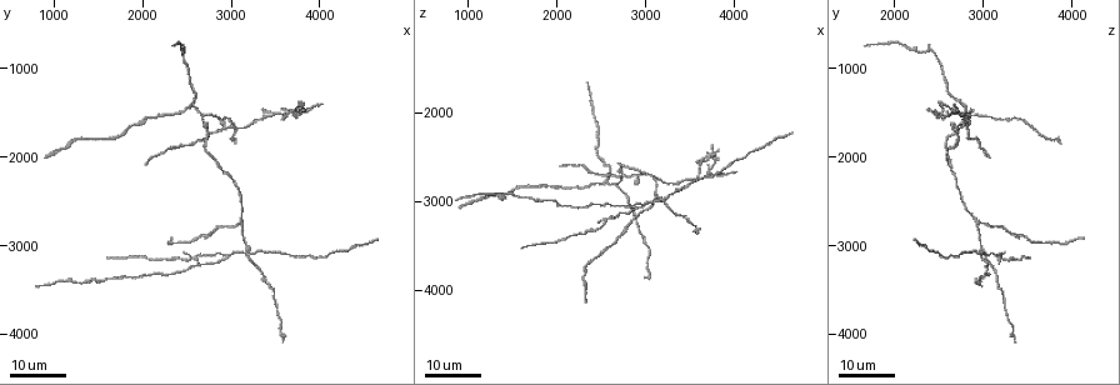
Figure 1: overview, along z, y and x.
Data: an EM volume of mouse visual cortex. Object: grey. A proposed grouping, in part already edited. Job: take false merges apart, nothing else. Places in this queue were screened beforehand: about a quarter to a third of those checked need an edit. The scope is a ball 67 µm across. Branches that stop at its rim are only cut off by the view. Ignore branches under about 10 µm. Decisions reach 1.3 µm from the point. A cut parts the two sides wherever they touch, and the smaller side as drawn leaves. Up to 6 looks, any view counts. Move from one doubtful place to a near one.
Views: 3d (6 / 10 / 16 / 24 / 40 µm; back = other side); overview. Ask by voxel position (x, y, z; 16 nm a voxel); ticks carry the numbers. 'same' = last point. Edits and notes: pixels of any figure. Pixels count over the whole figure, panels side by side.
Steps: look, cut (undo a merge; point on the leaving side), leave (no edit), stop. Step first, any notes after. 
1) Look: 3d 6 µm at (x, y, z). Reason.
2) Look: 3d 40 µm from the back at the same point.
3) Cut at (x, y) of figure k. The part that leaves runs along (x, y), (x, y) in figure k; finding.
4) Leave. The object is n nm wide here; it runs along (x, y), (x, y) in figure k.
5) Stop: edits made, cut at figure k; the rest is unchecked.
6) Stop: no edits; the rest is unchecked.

Look: 3d 16 µm at (3150, 3100, 3000). Looks like a crossing.

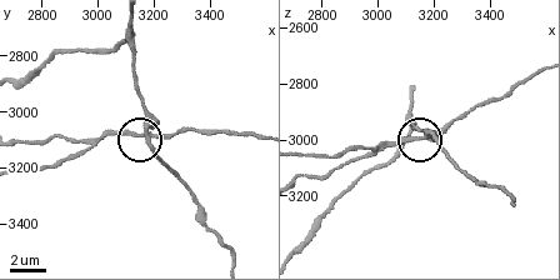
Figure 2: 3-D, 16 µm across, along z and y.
Look: 3d 6 µm at (3150, 3080, 3000). Zoom in.

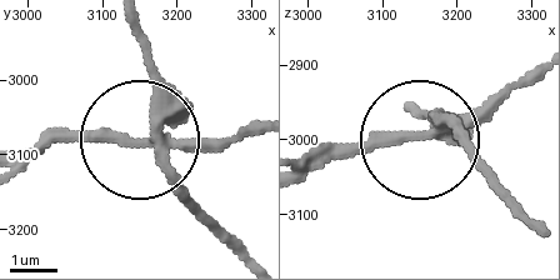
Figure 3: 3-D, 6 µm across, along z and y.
Cut at (90, 139) of figure 3. The side arm is 30 µm long; the part that leaves runs along (161, 143), (45, 143), (21, 154) in figure 3; a second cell is stuck on.

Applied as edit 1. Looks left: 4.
Look: 3d 16 µm at (3150, 2750, 2950). Arms part here.

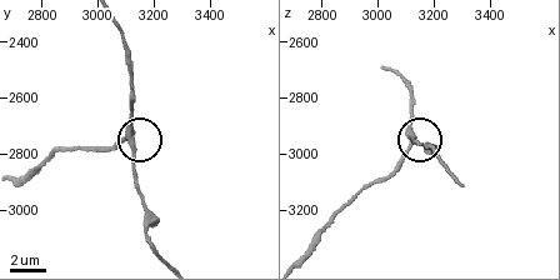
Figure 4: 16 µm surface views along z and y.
Look: 3d 10 µm at the same point.

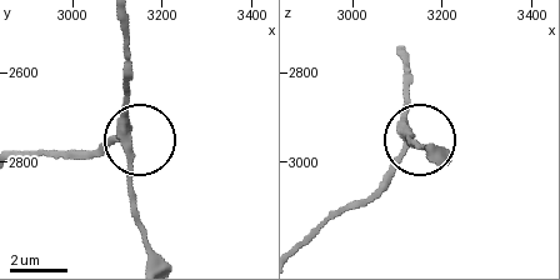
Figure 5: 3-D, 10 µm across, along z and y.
Leave. It runs along (126, 24), (129, 141), (111, 139), (79, 153) in figure 5; continuous, no second cell.

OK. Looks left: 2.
Look: 3d 16 µm at (2550, 1400, 2750). Three arms meet.

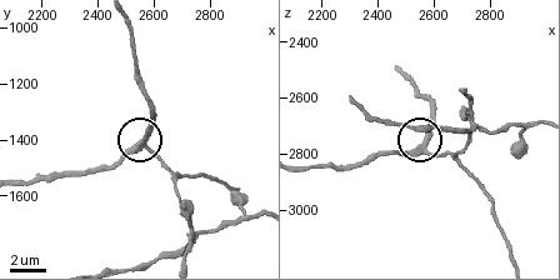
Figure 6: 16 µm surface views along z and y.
Look: 3d 6 µm at (2560, 1420, 2770).

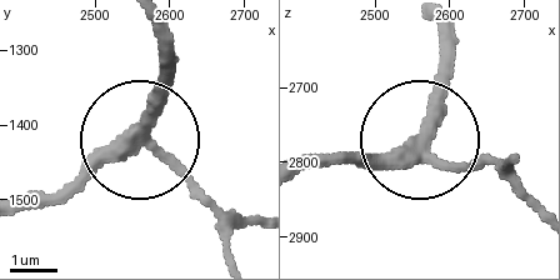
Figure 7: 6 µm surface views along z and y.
Leave. It runs along (511, 158), (455, 169), (424, 145), (444, 30) in figure 7; one cell here.

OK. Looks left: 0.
Stop: edits made, cut at figure 3; the rest is unchecked.

